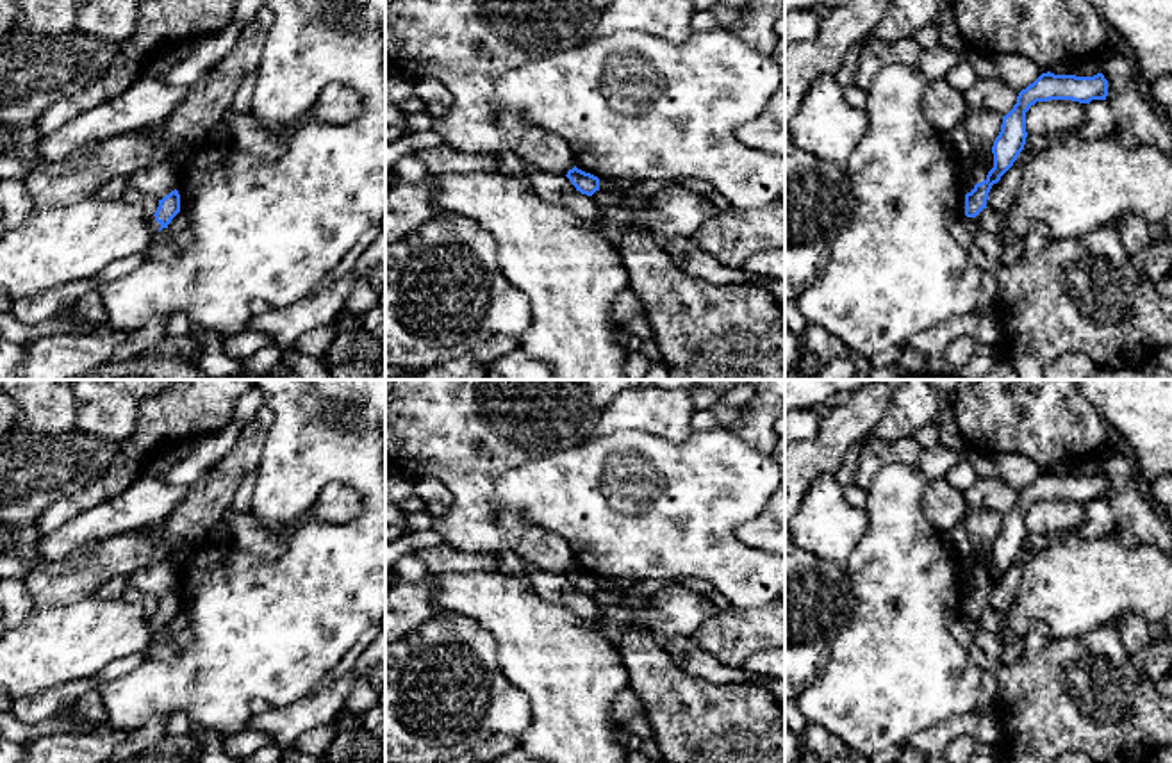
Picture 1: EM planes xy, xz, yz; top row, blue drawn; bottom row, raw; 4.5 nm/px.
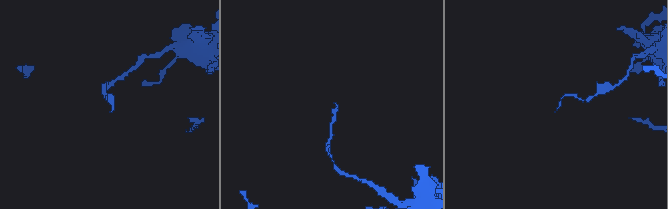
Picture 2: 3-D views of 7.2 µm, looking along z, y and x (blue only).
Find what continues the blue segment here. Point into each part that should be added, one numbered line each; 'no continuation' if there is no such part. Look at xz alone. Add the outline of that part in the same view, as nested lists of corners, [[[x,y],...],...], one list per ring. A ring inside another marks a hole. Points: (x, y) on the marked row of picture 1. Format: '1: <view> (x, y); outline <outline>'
no continuation

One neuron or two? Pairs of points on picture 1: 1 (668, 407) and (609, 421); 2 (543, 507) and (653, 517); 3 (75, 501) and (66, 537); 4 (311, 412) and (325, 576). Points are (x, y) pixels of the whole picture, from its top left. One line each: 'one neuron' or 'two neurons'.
1: one neuron
2: one neuron
3: two neurons
4: one neuron

